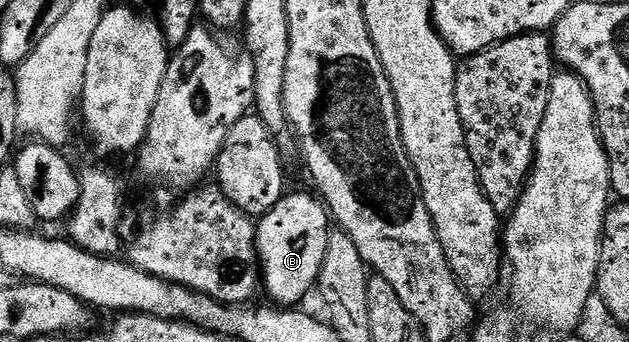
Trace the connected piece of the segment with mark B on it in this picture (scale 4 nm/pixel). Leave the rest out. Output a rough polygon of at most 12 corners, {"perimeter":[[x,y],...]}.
{"perimeter":[[287,192],[256,225],[260,281],[278,307],[317,286],[332,218]]}

